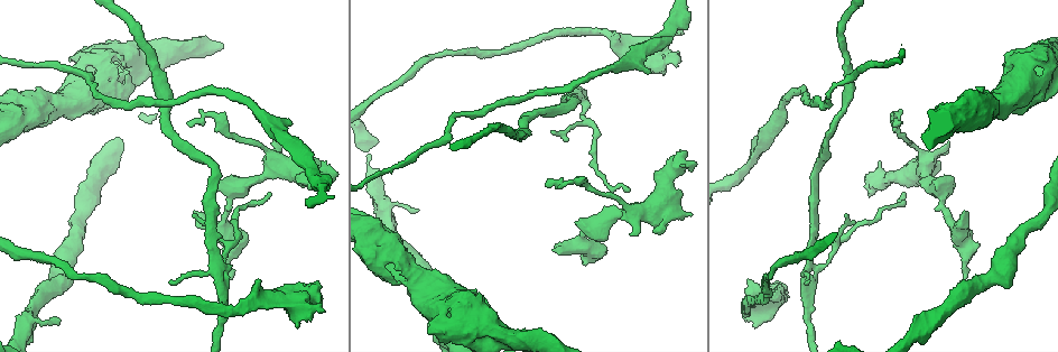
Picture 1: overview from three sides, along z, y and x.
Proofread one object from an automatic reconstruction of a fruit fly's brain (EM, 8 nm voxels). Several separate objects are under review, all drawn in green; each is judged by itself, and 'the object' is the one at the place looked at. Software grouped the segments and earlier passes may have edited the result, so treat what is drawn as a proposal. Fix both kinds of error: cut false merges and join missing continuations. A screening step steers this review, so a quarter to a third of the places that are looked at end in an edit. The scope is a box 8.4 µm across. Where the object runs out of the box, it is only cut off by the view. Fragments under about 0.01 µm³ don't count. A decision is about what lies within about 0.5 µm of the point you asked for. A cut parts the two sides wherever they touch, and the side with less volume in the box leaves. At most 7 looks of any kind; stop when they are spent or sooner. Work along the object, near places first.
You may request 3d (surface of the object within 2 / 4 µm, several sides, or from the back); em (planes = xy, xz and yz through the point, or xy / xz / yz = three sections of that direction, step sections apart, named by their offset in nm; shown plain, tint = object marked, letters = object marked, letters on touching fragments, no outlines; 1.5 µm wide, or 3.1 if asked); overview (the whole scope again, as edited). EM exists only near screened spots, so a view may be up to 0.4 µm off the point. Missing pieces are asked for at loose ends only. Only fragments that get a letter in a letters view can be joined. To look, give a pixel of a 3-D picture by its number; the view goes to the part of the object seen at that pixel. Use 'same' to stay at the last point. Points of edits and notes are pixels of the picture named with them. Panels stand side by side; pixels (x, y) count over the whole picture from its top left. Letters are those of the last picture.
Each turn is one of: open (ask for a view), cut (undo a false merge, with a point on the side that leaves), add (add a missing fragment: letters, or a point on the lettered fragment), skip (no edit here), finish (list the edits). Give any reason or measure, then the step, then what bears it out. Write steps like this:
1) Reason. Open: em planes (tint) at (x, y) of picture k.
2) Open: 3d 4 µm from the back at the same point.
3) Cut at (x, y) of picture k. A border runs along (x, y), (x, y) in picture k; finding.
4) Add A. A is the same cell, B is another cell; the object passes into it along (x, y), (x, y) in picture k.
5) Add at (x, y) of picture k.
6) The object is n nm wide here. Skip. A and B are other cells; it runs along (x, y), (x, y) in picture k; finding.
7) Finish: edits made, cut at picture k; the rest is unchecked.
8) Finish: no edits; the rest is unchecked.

Branch stops here. Open: em yz step 4 (letters) at (845, 215) of picture 1.

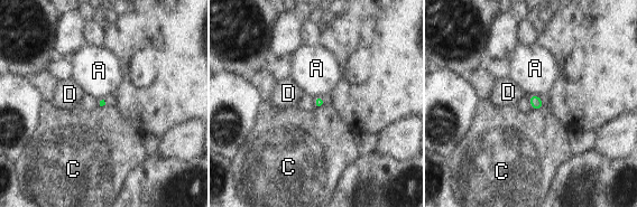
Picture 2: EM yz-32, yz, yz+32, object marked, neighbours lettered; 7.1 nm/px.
Skip. A, C and D are other cells; a border runs along (539, 95), (529, 96) in picture 2; no lettered fragment goes on from it.

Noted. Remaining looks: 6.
Branch stops here. Open: em planes (letters) at (60, 324) of picture 1.

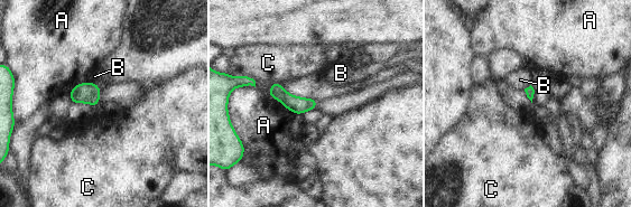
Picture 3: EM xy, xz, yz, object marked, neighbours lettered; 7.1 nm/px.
Skip. A, B and C are other cells; a border runs along (246, 75), (249, 75), (254, 81) in picture 3; no lettered fragment goes on from it.

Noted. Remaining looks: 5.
An open end. Open: 3d 4 µm at (946, 154) of picture 1.

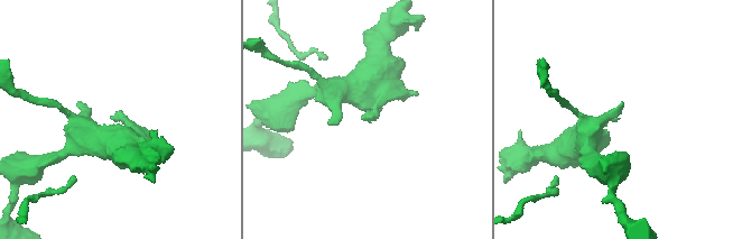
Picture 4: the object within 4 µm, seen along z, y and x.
Open: em planes (tint) at (617, 120) of picture 4.

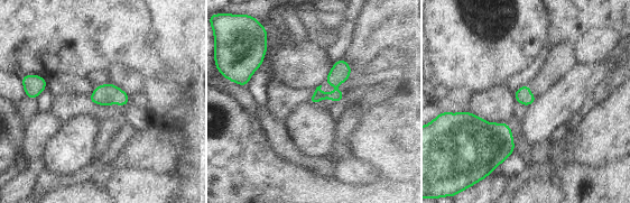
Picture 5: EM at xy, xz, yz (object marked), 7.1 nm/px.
See the neighbours. Open: em planes (letters) at the same point.

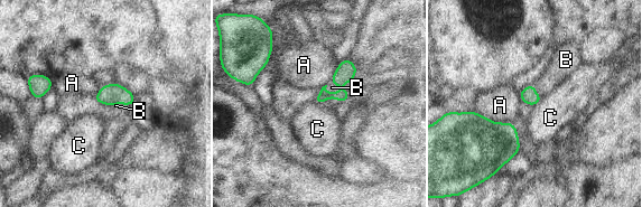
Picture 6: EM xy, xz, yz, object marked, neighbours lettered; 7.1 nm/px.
Add B. B is the same cell, A and C are other cells; the object passes into it along (342, 95), (335, 93), (332, 87) in picture 6; it goes on there.

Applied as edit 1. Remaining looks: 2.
Finish: edits made, add at picture 6; the rest is unchecked.

